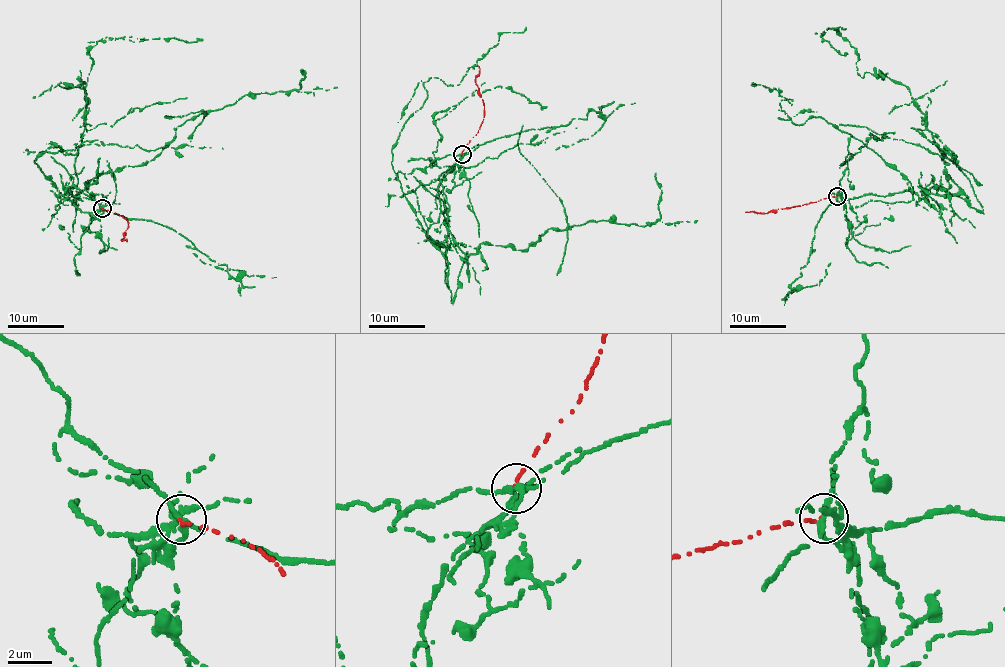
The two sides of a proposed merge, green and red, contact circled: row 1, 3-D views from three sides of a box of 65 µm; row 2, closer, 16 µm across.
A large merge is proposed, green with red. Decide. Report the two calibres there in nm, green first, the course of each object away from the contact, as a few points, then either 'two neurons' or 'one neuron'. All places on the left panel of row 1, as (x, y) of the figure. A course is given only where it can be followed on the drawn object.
280/130 nm | green via (102, 208), (59, 197), (96, 182), (76, 190), (86, 91), (57, 86), (86, 87), (106, 36), (203, 39) | red via (102, 209), (118, 213), (127, 220), (128, 226), (122, 239), (127, 239), (126, 242) | two neurons

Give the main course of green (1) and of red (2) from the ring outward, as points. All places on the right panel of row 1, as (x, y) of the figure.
1: (837, 196), (951, 193), (983, 209), (906, 86), (862, 77), (828, 27), (845, 55)
2: (836, 196), (803, 205), (746, 212)

